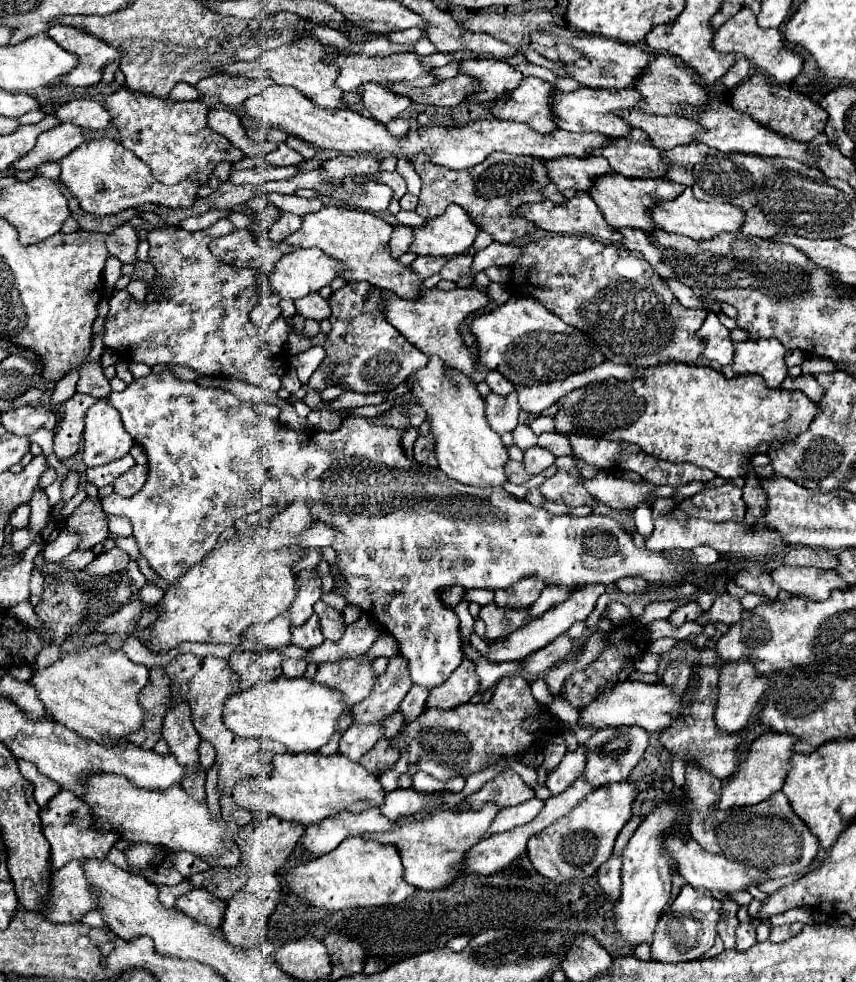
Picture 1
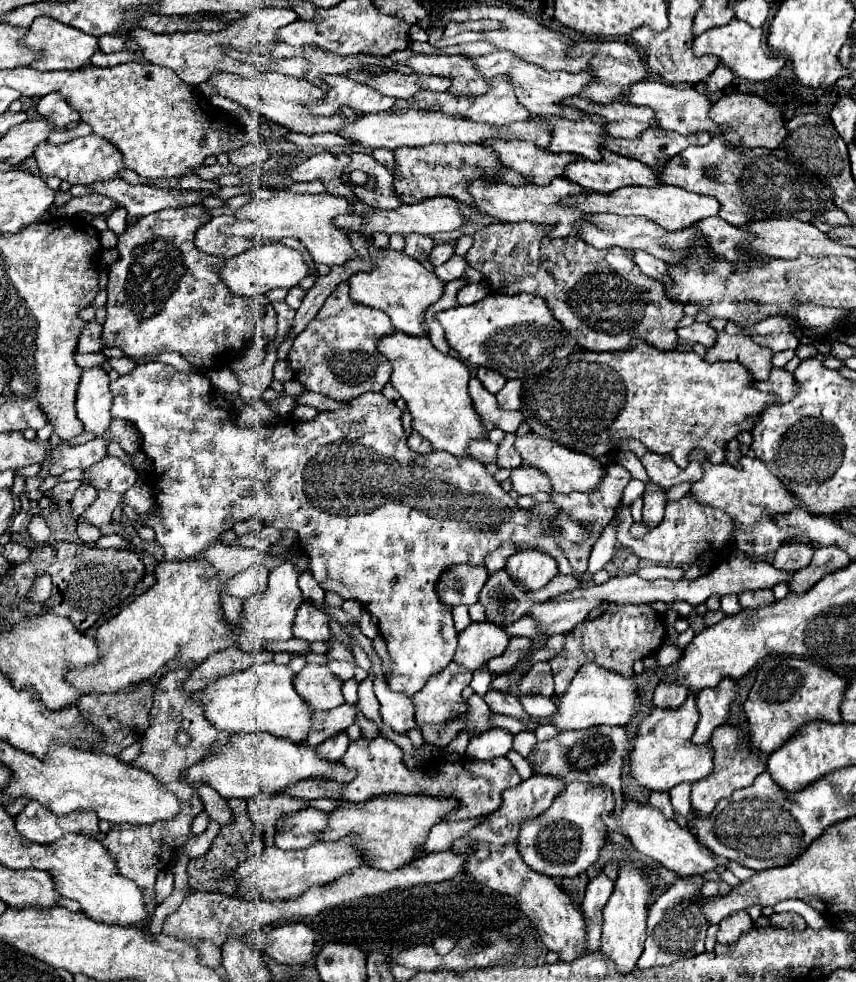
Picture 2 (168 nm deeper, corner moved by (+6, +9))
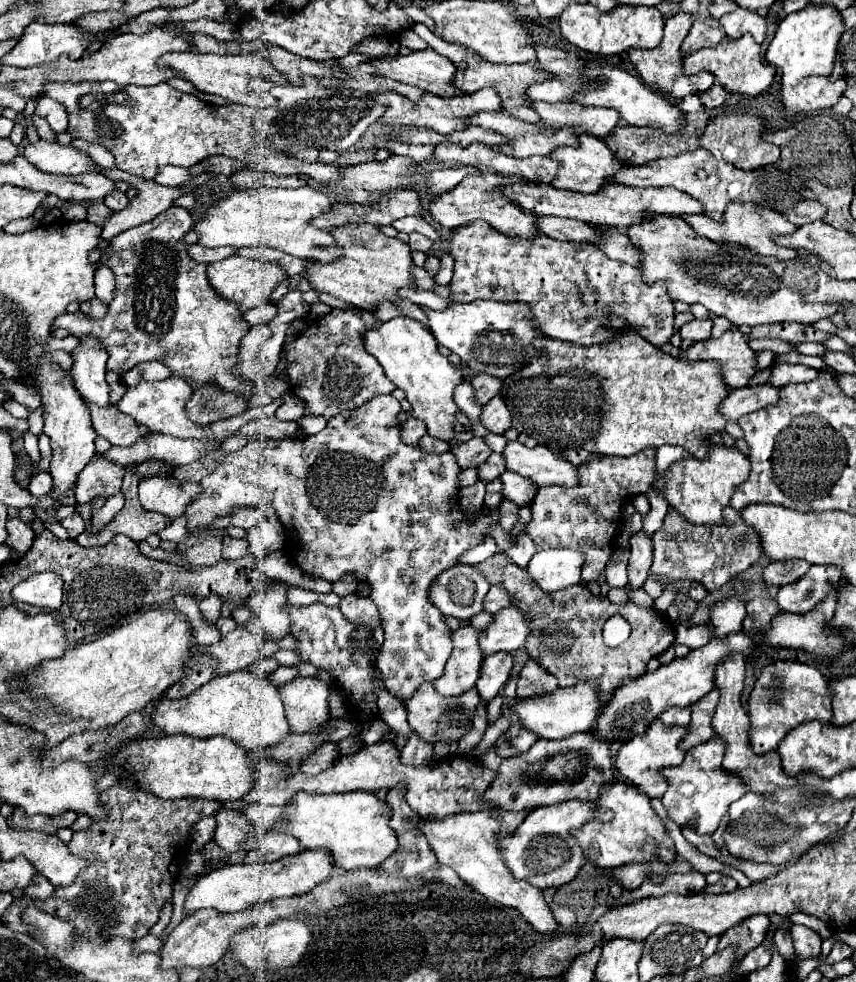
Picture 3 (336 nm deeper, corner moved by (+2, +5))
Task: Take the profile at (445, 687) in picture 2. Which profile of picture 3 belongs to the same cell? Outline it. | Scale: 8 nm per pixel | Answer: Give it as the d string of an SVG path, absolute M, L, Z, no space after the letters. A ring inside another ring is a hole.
M422 684L414 692L414 696L406 702L408 724L412 730L418 732L418 736L422 736L430 744L434 744L438 740L454 742L454 740L460 740L472 728L472 718L476 714L478 702L480 702L480 696L478 696L476 688L470 688L462 696L446 698L446 696L438 696L438 690L432 688L432 684Z

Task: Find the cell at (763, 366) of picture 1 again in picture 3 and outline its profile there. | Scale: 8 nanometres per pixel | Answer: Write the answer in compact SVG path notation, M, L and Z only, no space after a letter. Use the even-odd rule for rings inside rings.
M736 330L736 332L724 332L720 338L710 338L704 342L694 342L686 352L680 354L684 360L718 360L722 364L722 376L730 388L742 388L750 384L750 378L756 374L756 352L748 346L746 334Z

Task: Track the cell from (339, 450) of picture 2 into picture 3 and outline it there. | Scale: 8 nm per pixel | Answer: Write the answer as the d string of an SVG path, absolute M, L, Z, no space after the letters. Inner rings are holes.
M170 376L166 380L140 380L136 386L132 388L126 388L124 396L116 402L116 408L128 416L132 416L138 424L146 426L152 434L168 434L168 436L174 436L174 438L182 438L182 440L188 440L188 438L194 438L194 440L208 440L208 442L214 442L208 452L204 454L204 458L214 458L218 460L218 466L198 482L200 486L200 492L198 496L194 498L192 506L186 506L186 530L194 532L196 528L206 528L210 526L218 516L224 516L232 510L238 510L238 508L248 508L248 506L254 506L254 508L266 508L266 506L272 506L274 504L274 510L282 522L282 526L286 528L288 532L288 544L292 546L292 552L294 552L294 560L296 564L312 574L312 576L318 576L322 580L328 580L328 582L336 582L340 580L342 576L346 574L352 574L358 582L366 584L370 588L370 600L376 604L378 612L380 612L380 618L382 618L382 628L384 628L384 644L378 652L378 670L382 674L382 682L386 686L386 690L396 696L398 700L406 702L410 700L410 696L424 684L424 682L434 682L438 680L438 676L442 676L444 672L444 666L446 666L446 660L450 656L450 650L452 650L452 640L450 640L450 628L444 620L444 616L438 612L438 608L428 600L428 588L432 584L432 580L444 572L446 568L452 568L454 564L460 562L460 558L476 548L478 544L484 542L484 538L490 534L490 530L500 524L500 510L498 508L486 508L482 506L474 516L468 518L468 514L464 514L462 506L460 506L460 472L462 468L458 466L458 462L454 460L454 454L452 452L444 452L444 454L430 454L430 452L424 452L420 446L408 446L402 442L402 426L398 422L398 414L400 414L400 402L394 398L394 396L378 396L366 404L362 404L362 408L354 408L354 410L346 410L346 412L340 412L338 416L332 416L326 424L326 428L314 436L296 436L296 438L284 438L284 440L266 440L266 438L258 438L258 440L248 440L248 444L236 452L226 452L222 448L222 442L214 436L214 432L208 428L208 426L200 426L200 424L194 424L188 416L186 416L186 410L184 410L184 404L190 400L192 396L192 388L182 380L182 378L176 378L176 376Z

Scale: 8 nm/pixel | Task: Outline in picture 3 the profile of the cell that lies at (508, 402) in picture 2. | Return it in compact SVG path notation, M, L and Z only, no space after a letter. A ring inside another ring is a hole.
M494 396L484 408L482 408L482 424L490 428L494 434L504 434L512 426L510 410L506 408L502 396Z

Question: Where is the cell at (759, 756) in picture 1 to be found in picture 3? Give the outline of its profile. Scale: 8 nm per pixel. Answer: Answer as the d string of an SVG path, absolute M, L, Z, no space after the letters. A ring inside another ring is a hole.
M714 736L712 740L690 748L686 752L686 760L680 766L666 768L662 772L668 780L668 790L662 796L662 804L666 806L668 816L678 826L686 824L700 834L712 834L720 826L724 814L728 812L728 806L750 790L742 776L738 776L736 772L726 772L722 768L724 752L726 742L720 736Z

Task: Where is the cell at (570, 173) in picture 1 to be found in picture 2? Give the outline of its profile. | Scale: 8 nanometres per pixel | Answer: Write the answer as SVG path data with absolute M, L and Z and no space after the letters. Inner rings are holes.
M484 140L482 146L490 146L500 164L522 174L530 184L550 184L554 176L562 176L568 162L574 162L578 156L570 154L550 154L534 144L522 140Z

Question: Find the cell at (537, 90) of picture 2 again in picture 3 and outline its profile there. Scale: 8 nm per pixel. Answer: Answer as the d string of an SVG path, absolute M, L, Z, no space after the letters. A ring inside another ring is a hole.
M416 24L412 28L422 40L426 40L438 54L450 58L456 66L456 76L454 76L454 84L458 90L462 92L476 92L480 88L494 88L500 98L502 98L502 108L524 122L538 122L538 114L534 112L534 108L530 108L530 98L526 96L526 88L530 88L530 84L542 84L542 80L550 80L548 72L542 72L540 68L532 66L532 64L512 64L512 66L504 66L504 64L492 64L488 60L482 60L482 56L476 56L476 52L470 52L470 48L462 48L460 44L446 44L446 40L434 36L424 24Z

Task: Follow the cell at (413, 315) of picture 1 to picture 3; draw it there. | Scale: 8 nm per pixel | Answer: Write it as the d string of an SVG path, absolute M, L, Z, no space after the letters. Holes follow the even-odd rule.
M346 224L342 228L332 228L338 246L344 248L342 258L332 264L306 264L306 278L316 292L328 292L356 308L376 310L384 300L398 300L402 288L416 288L412 276L412 250L398 238L384 236L376 226L370 224Z

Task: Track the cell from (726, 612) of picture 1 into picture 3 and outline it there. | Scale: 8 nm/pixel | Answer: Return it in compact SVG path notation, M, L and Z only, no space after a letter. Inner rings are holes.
M676 624L676 642L674 644L684 644L694 650L712 638L714 638L714 632L712 632L710 624L700 624L700 626L690 626L690 628L686 628L684 624Z

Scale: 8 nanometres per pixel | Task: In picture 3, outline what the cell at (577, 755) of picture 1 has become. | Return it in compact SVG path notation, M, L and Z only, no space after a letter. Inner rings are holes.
M486 810L474 814L466 812L466 814L446 816L446 820L444 818L432 822L422 820L420 830L426 834L438 862L450 866L476 892L502 906L516 908L534 926L534 930L544 934L560 934L560 922L556 920L550 904L546 902L544 890L534 888L526 880L514 878L514 874L506 868L498 848L500 840L514 834L526 816L528 812L510 812L510 810Z

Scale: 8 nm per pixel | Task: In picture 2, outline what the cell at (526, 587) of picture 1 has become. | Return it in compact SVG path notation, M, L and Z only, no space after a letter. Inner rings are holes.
M526 550L514 554L518 558L508 560L506 572L512 580L518 580L526 590L540 590L558 574L558 562L540 550Z

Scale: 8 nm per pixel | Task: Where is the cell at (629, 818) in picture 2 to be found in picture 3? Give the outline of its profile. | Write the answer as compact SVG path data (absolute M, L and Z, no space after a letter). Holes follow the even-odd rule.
M614 782L610 788L602 792L596 800L600 806L598 820L586 822L582 828L574 830L572 834L580 840L584 856L590 864L600 868L616 868L630 862L648 862L654 856L662 856L662 862L674 860L678 856L674 840L666 832L664 822L650 806L650 798L636 788L628 788L622 782ZM648 840L658 842L658 848L648 844Z

